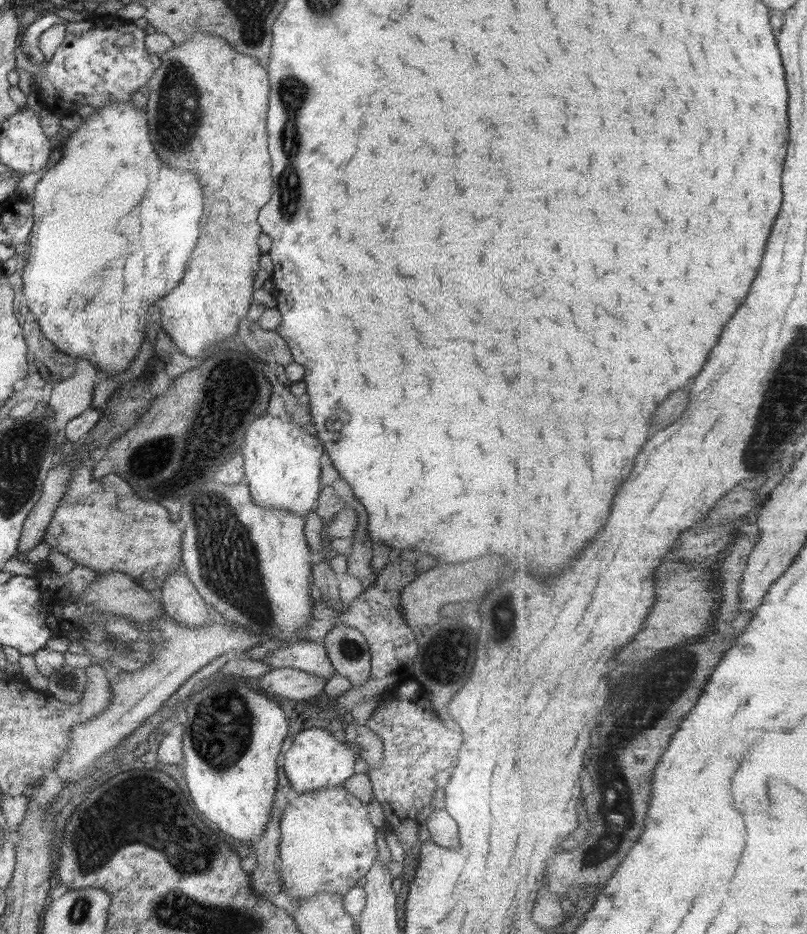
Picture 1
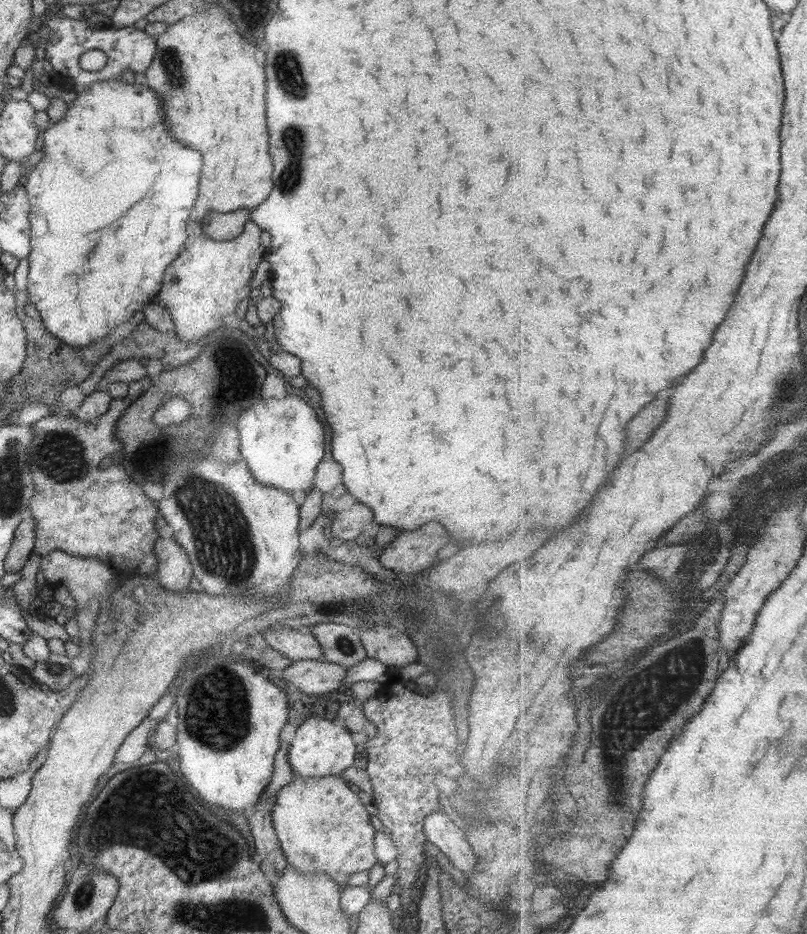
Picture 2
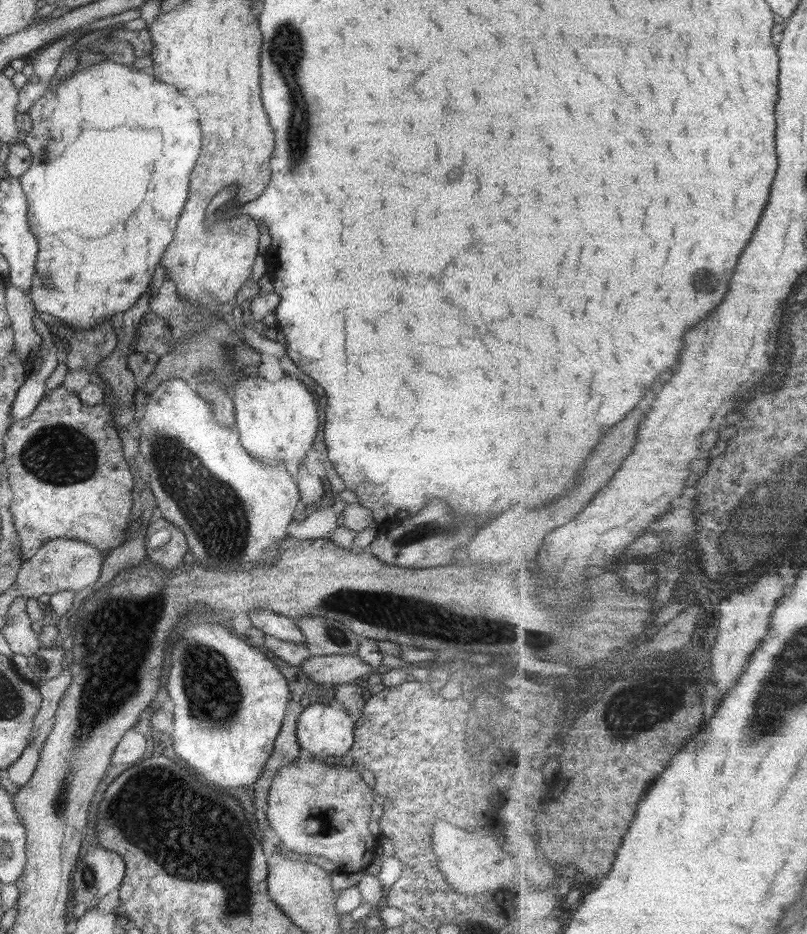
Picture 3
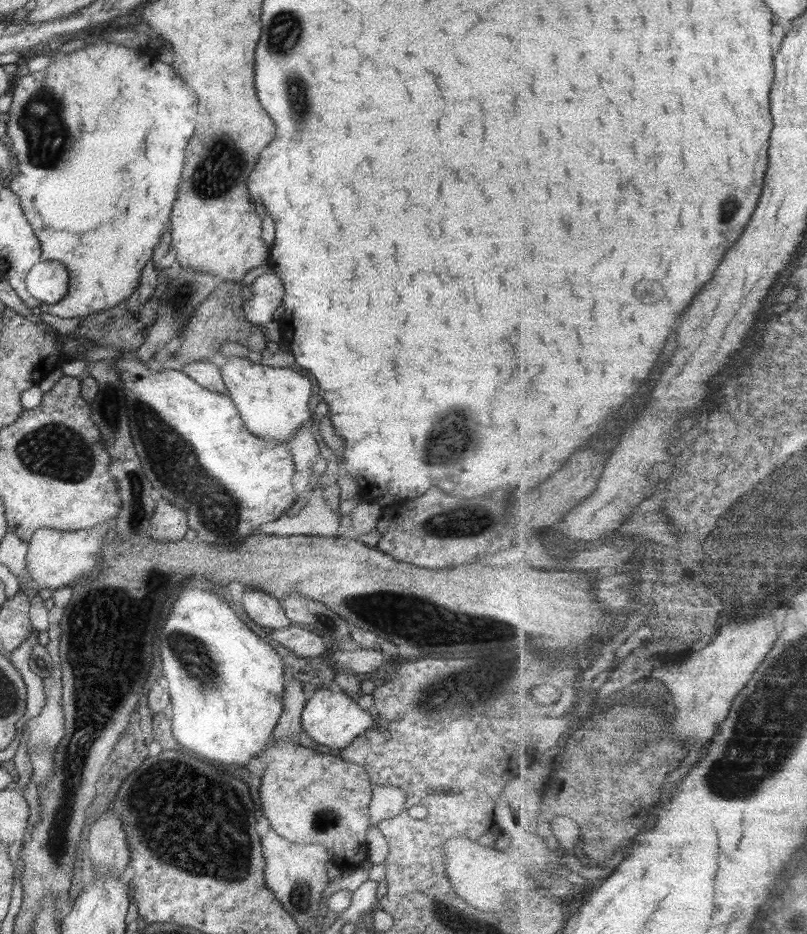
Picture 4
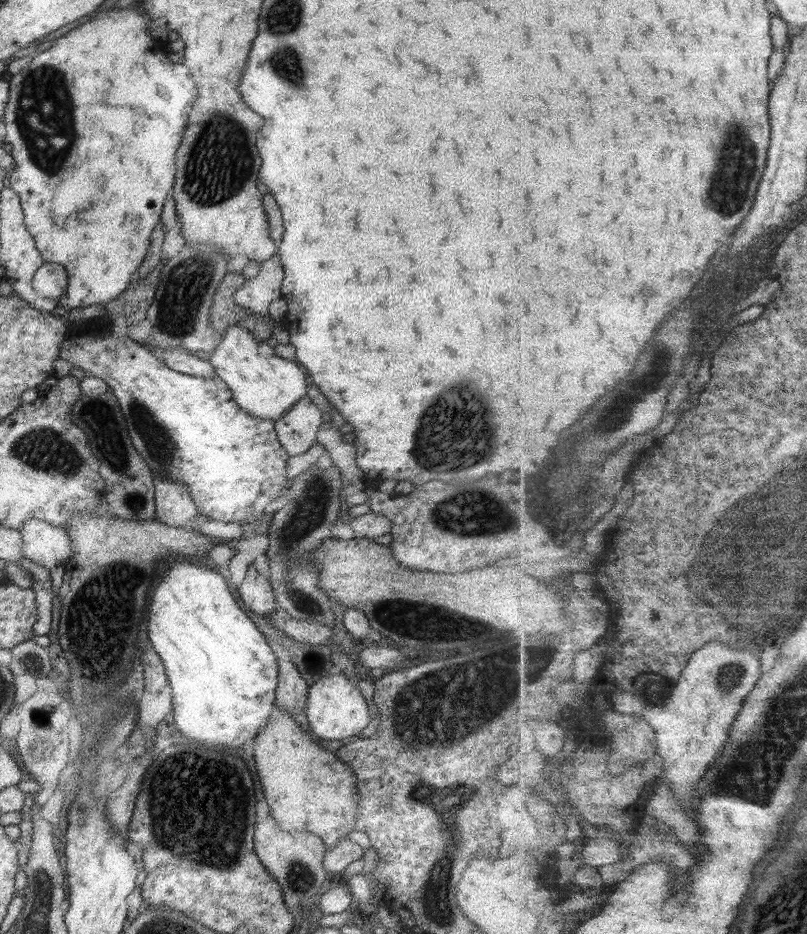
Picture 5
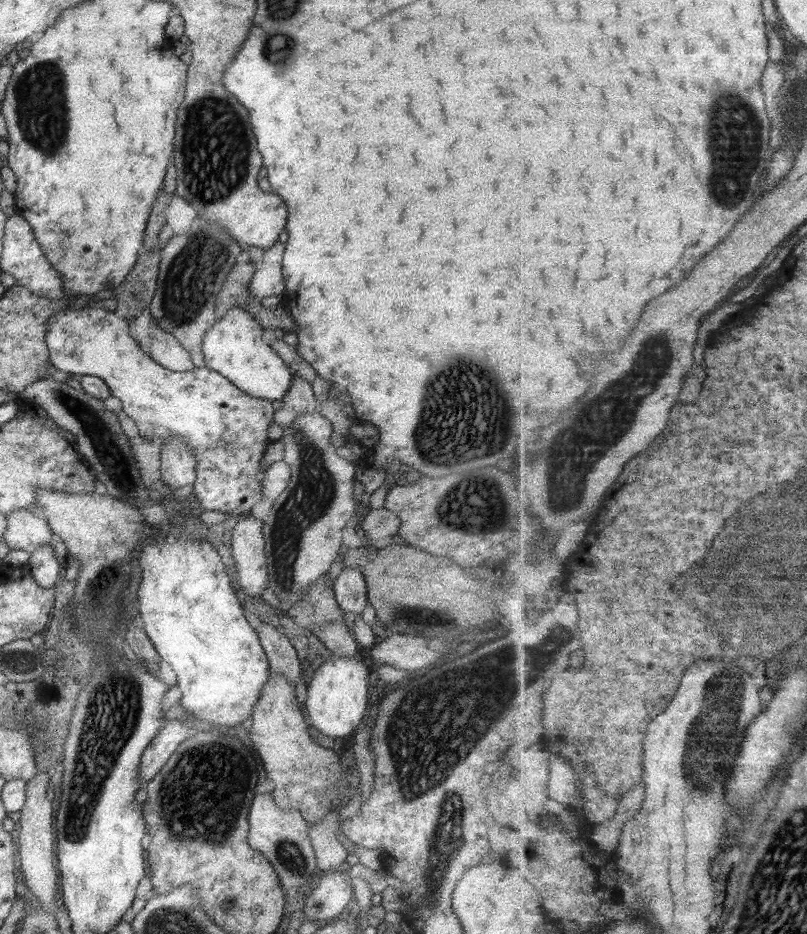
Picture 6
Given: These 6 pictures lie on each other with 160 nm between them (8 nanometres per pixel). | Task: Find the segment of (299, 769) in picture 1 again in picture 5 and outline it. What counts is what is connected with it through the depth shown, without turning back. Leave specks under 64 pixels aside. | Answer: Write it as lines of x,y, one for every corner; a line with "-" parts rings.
336,670
330,671
308,687
303,710
308,722
307,730
314,740
346,742
355,737
359,738
359,732
370,722
365,699
359,693
355,681
349,680

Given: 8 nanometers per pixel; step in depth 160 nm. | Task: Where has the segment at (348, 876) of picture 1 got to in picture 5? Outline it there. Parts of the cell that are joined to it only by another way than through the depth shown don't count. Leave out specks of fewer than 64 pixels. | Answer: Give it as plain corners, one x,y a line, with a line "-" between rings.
277,710
264,724
260,733
253,740
253,760
257,778
263,788
265,802
270,808
270,817
285,832
304,830
314,834
326,846
331,848
355,828
356,810
360,794
356,787
356,774
341,762
341,758
327,752
310,735
308,730
301,729
293,717

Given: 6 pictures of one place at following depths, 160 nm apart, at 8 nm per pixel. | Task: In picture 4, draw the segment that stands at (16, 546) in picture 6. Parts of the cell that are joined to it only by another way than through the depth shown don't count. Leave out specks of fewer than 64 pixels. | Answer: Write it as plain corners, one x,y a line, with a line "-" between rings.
112,522
97,524
97,527
74,532
60,532
53,529
41,528
37,530
27,543
25,555
26,571
28,576
26,585
31,590
47,588
54,591
67,587
84,579
92,577
99,568
101,541
106,537
107,529

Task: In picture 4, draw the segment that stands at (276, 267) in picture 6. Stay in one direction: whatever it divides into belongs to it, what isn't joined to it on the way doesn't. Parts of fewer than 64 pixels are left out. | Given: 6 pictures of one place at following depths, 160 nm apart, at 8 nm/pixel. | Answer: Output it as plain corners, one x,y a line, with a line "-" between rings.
272,272
257,276
249,286
249,293
241,306
244,319
251,324
265,325
283,298
281,280

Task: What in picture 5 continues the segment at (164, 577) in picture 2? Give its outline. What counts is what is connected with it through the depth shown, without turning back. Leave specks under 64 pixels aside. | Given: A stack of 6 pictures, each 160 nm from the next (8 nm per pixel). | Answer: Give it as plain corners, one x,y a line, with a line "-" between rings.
153,477
154,518
171,527
186,527
185,523
197,515
197,509
185,485
169,479

